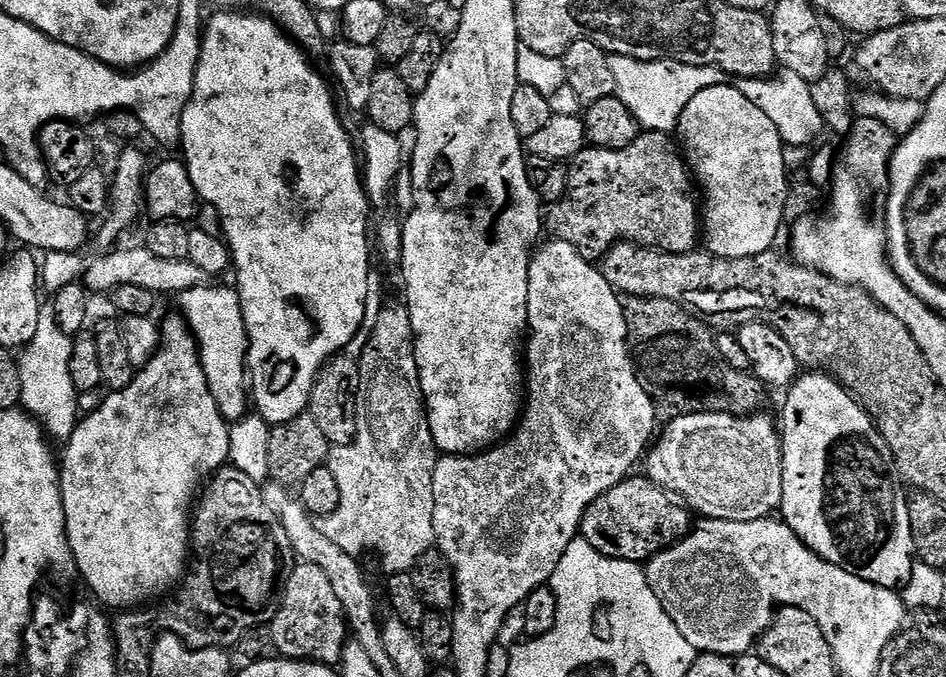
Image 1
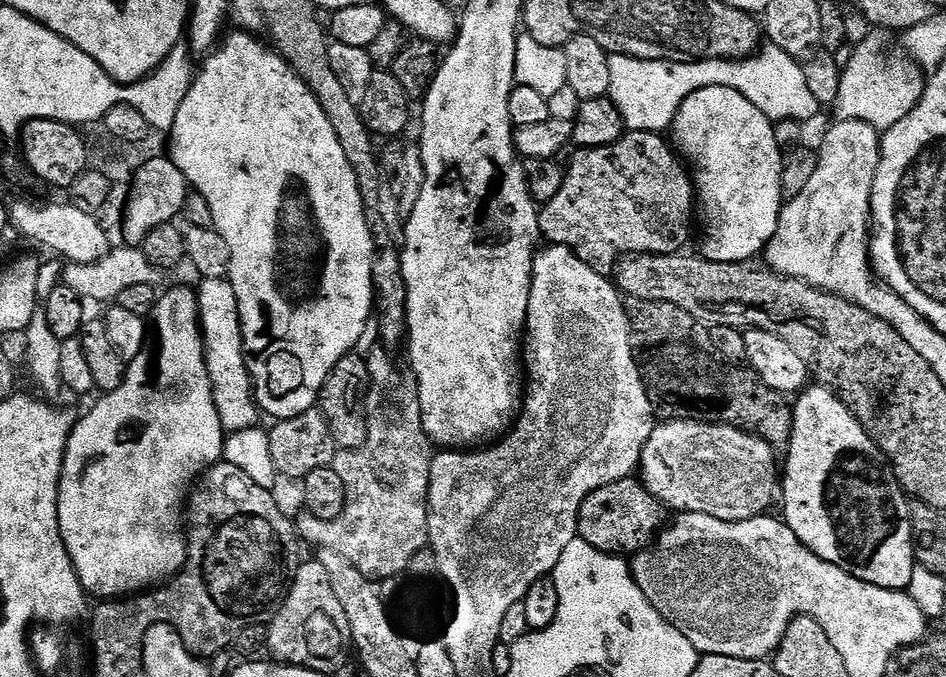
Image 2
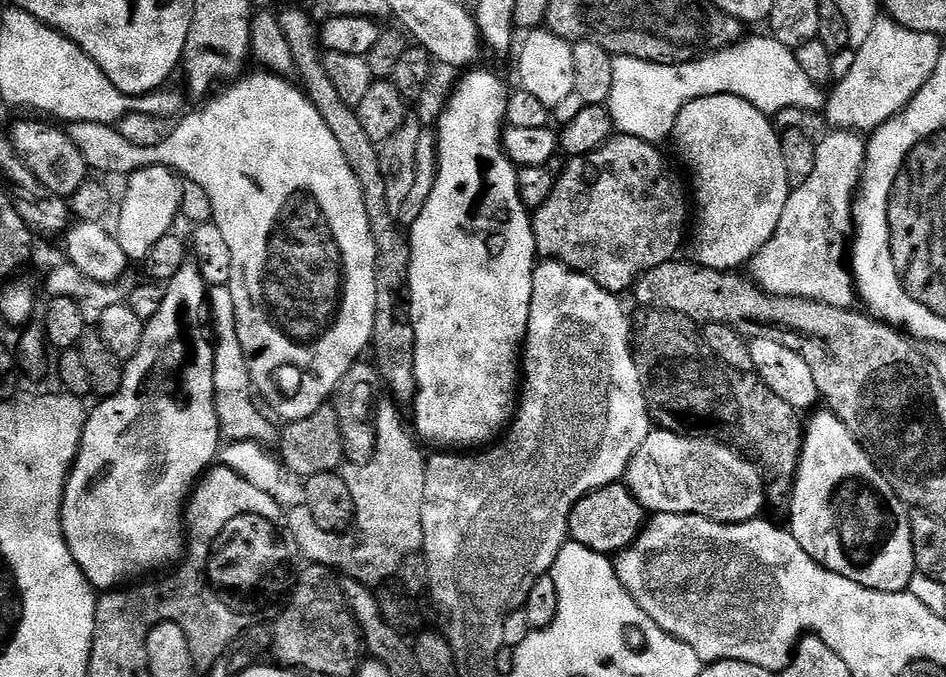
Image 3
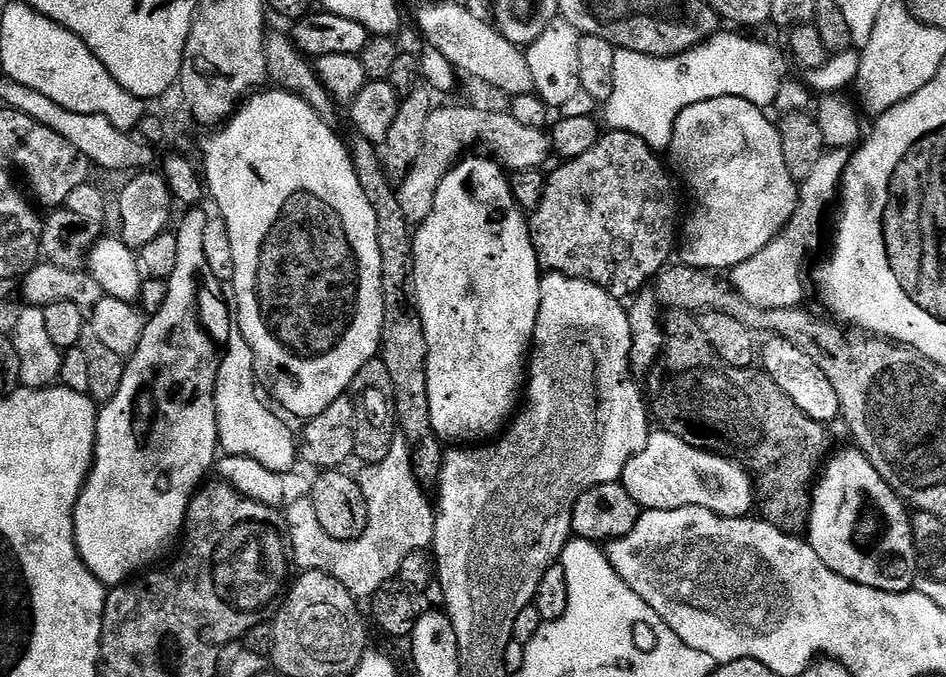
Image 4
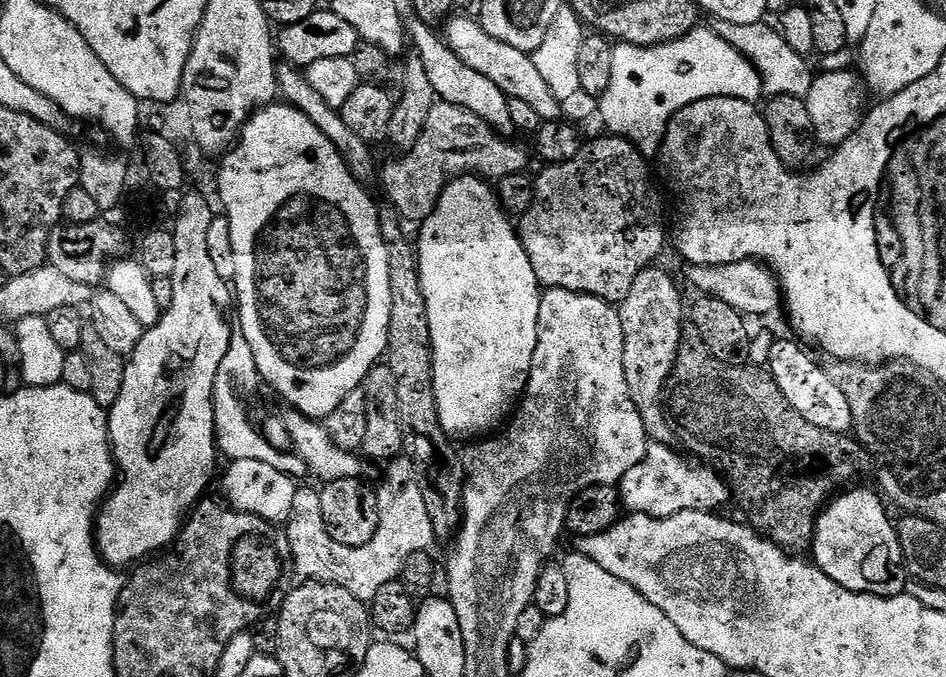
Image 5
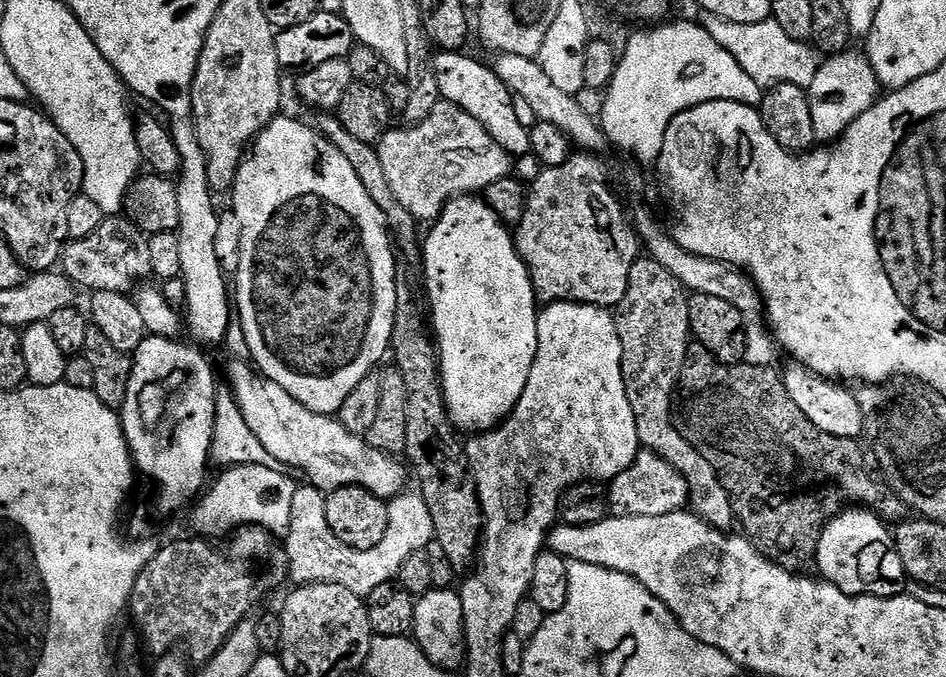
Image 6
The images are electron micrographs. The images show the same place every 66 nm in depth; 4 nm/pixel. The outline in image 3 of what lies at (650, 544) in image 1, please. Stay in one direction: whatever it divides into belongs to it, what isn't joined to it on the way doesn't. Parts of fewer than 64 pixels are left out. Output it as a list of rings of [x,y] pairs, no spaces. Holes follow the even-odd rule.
[[[627,483],[607,484],[586,494],[574,506],[568,527],[571,539],[595,552],[619,554],[633,544],[640,536],[646,523],[646,509],[643,508]]]

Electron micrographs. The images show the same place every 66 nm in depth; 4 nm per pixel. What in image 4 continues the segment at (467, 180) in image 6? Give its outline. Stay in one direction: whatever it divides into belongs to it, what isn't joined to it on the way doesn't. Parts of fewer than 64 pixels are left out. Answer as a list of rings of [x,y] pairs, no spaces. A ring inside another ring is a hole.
[[[433,107],[426,122],[426,138],[422,138],[422,154],[418,154],[418,162],[414,162],[408,175],[399,181],[396,188],[398,206],[402,206],[402,214],[406,214],[409,225],[419,226],[428,217],[434,206],[434,194],[438,194],[442,178],[446,178],[452,167],[460,163],[465,153],[475,149],[472,147],[479,140],[509,173],[531,168],[543,169],[543,164],[552,152],[550,136],[545,129],[522,126],[508,110],[496,113],[483,112],[480,108]]]

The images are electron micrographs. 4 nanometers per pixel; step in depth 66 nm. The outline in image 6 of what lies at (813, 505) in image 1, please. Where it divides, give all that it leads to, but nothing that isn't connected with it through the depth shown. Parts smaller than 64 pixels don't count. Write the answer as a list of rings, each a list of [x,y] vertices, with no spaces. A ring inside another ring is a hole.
[[[853,506],[829,520],[816,544],[815,567],[820,568],[819,575],[848,596],[905,595],[908,575],[904,573],[902,558],[898,558],[893,533],[884,528],[887,528],[885,521],[860,506]]]

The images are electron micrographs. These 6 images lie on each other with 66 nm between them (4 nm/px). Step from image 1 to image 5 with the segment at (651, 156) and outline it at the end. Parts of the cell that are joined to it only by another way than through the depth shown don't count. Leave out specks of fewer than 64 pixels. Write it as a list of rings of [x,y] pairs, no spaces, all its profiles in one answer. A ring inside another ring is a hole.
[[[603,134],[597,140],[592,140],[581,147],[580,153],[570,162],[561,164],[550,164],[545,167],[544,172],[535,177],[536,189],[534,190],[534,203],[530,205],[530,210],[519,217],[518,235],[522,246],[526,250],[526,258],[530,258],[530,266],[534,266],[534,274],[538,278],[541,289],[561,288],[570,290],[578,294],[590,294],[602,298],[607,304],[618,306],[630,294],[630,286],[634,286],[634,278],[642,274],[644,268],[653,267],[660,256],[660,251],[664,248],[664,204],[660,200],[655,200],[656,192],[652,189],[652,184],[648,181],[648,172],[644,167],[650,164],[649,157],[644,156],[626,138]]]

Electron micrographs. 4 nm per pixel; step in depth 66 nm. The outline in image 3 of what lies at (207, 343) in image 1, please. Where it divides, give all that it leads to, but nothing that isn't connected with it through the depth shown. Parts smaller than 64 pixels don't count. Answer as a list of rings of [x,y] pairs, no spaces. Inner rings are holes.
[[[225,286],[223,288],[211,289],[210,320],[213,325],[216,323],[216,336],[214,332],[214,347],[216,349],[216,361],[214,362],[214,390],[216,391],[216,413],[218,414],[221,433],[232,442],[237,440],[268,442],[268,439],[275,434],[276,428],[262,413],[260,413],[261,405],[254,395],[250,370],[248,369],[248,359],[242,350],[242,342],[238,342],[238,322],[236,321],[236,307],[234,306],[234,294],[232,293],[231,287]]]

